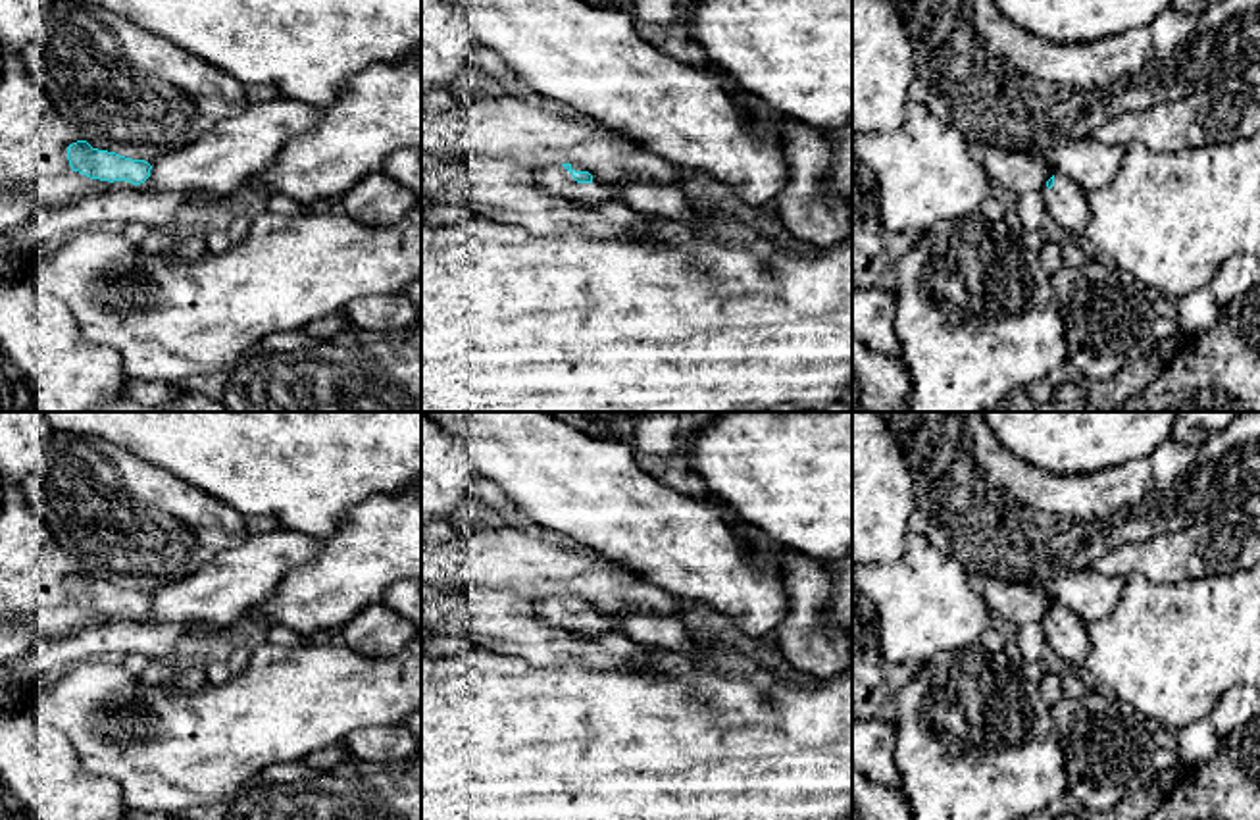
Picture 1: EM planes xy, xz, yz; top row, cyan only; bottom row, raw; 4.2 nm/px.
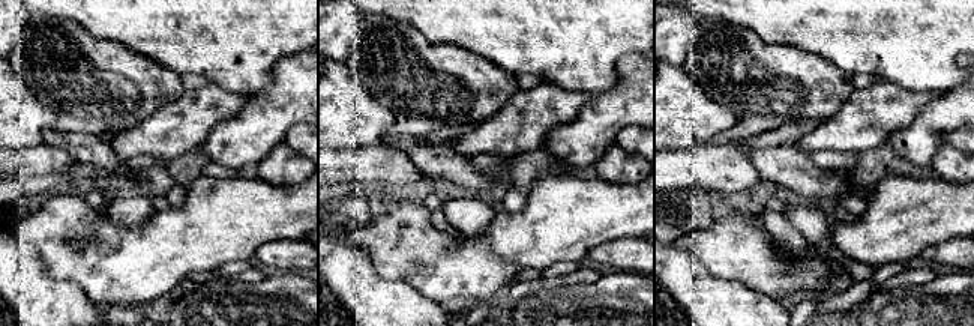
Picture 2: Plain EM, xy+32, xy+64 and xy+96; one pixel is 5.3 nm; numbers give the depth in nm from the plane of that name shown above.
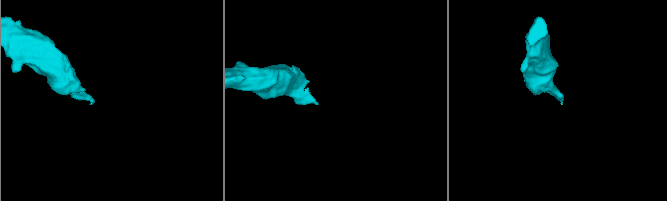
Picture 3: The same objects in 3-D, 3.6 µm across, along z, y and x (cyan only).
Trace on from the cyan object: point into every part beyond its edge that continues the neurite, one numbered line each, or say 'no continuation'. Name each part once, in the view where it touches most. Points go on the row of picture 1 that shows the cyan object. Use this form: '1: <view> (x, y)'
1: xz (556, 179)

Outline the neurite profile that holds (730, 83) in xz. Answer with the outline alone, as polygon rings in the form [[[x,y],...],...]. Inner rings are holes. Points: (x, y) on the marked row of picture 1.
[[[708,62],[706,69],[716,73],[721,79],[723,87],[737,96],[744,115],[752,115],[750,110],[752,96],[741,90],[737,79],[733,79],[727,71],[718,67],[714,62]]]

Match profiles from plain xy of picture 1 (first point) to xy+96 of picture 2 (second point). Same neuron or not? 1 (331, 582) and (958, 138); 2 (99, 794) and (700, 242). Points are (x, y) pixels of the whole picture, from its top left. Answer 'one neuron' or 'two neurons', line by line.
1: two neurons
2: two neurons

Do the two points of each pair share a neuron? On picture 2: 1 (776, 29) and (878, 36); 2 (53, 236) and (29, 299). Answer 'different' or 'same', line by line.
1: same
2: different

